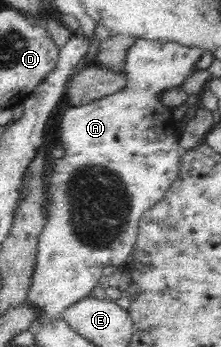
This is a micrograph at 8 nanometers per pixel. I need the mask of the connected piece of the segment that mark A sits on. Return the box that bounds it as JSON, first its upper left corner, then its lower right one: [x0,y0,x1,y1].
[27,38,205,326]

